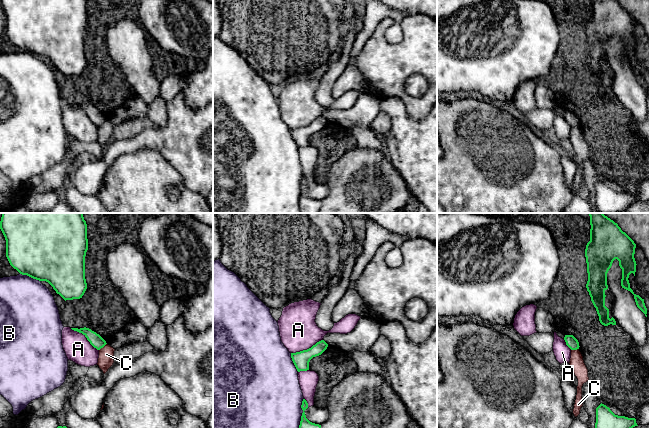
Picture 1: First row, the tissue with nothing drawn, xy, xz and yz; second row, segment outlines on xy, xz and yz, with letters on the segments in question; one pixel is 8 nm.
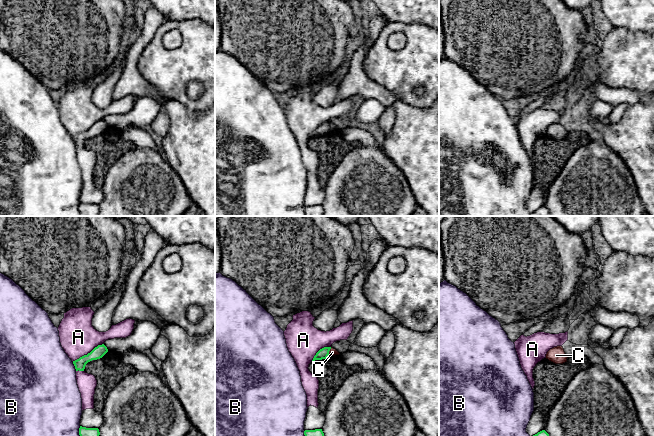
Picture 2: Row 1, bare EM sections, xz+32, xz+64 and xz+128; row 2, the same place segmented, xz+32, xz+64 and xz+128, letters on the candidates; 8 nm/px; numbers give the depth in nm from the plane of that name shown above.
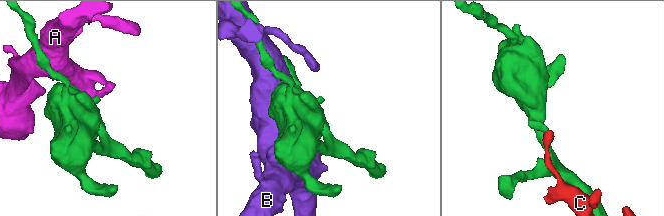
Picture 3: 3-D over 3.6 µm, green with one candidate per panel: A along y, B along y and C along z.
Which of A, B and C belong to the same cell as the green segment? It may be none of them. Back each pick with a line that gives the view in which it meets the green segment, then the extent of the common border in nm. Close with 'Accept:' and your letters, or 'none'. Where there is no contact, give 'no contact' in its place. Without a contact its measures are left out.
Accept: none

